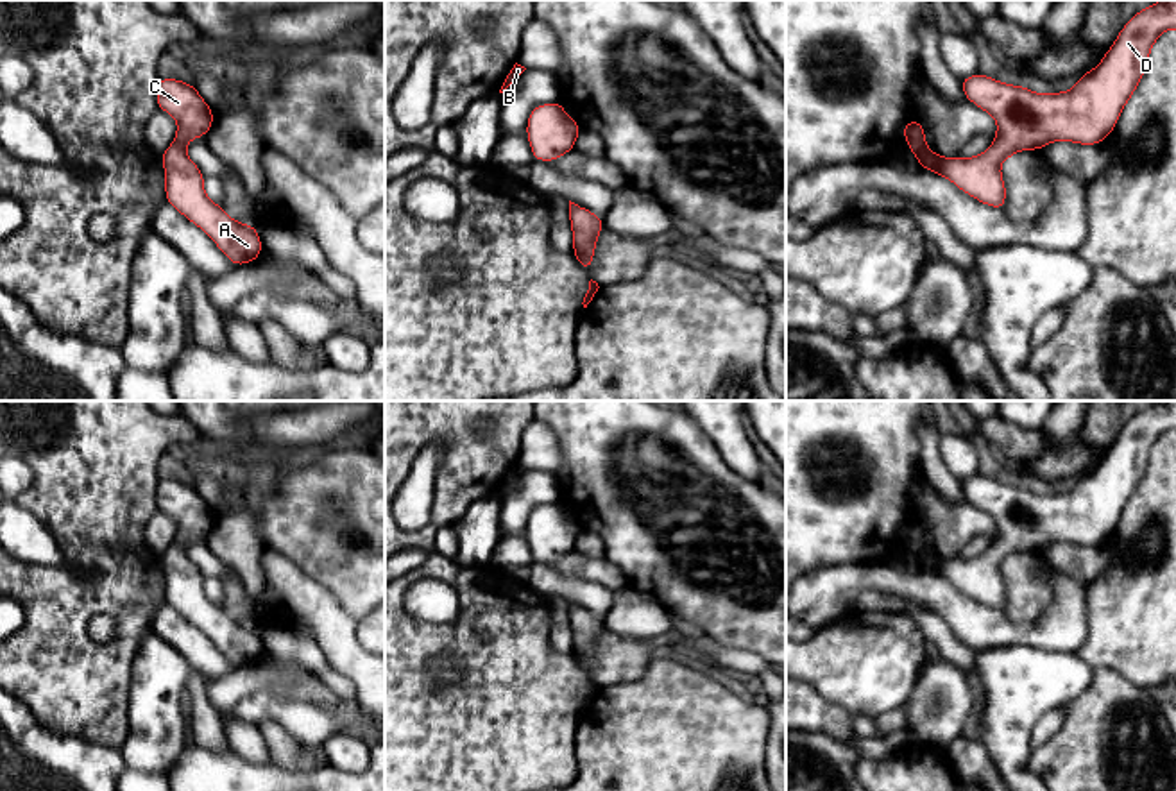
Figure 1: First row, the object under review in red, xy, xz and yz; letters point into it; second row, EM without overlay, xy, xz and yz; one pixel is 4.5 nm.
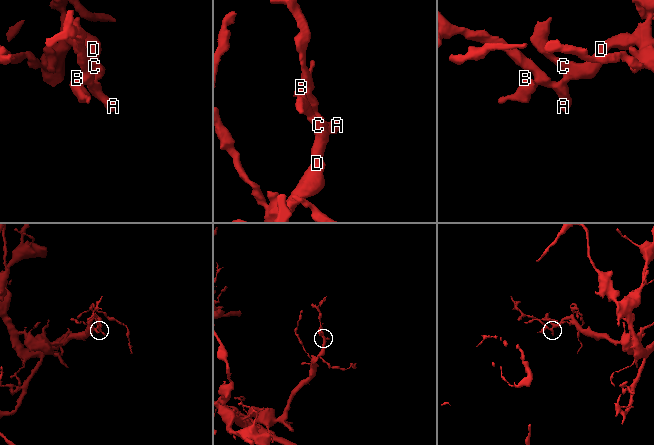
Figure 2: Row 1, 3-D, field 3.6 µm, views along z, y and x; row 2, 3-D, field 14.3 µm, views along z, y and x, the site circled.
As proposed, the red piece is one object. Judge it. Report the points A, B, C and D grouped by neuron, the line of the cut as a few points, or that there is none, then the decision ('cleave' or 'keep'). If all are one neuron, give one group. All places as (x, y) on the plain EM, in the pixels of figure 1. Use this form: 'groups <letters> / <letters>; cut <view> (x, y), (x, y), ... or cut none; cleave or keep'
groups A B C D; cut none; keep

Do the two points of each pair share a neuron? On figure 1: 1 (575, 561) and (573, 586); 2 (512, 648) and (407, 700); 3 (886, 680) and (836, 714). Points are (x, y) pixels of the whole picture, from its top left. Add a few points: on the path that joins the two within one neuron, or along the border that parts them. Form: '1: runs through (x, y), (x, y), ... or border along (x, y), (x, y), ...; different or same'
1: border along (546, 562), (564, 575), (600, 582), (614, 589); different
2: runs through (485, 675), (459, 700), (434, 700); same
3: border along (813, 688), (851, 716); different

